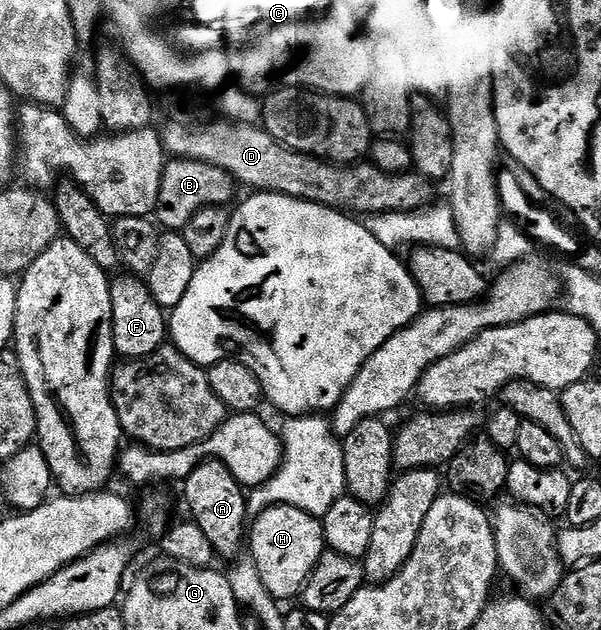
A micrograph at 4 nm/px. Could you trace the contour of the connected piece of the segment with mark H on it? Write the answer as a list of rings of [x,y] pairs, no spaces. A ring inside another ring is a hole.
[[[273,505],[254,517],[249,528],[249,555],[257,564],[266,590],[278,602],[291,600],[294,596],[296,599],[302,593],[324,550],[322,523],[305,510],[293,506]]]

